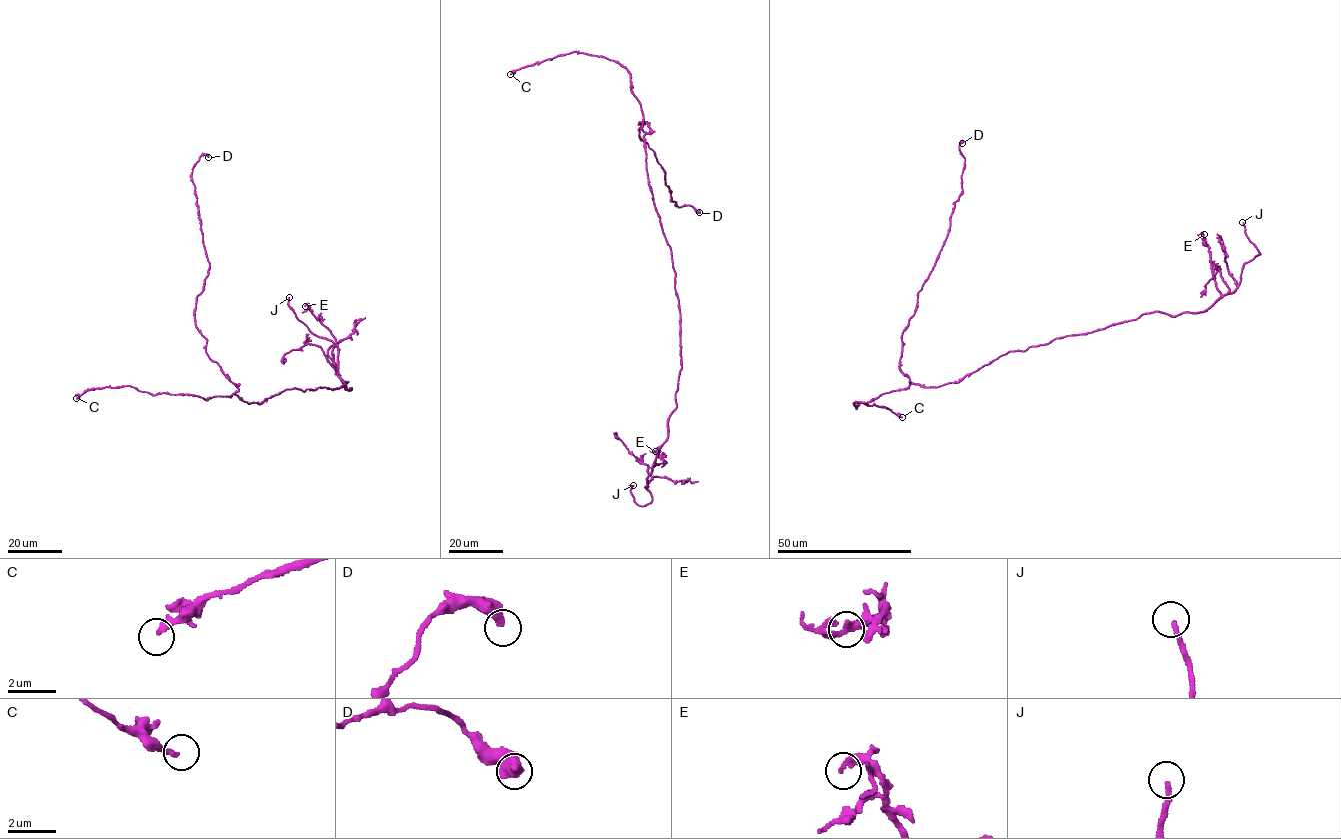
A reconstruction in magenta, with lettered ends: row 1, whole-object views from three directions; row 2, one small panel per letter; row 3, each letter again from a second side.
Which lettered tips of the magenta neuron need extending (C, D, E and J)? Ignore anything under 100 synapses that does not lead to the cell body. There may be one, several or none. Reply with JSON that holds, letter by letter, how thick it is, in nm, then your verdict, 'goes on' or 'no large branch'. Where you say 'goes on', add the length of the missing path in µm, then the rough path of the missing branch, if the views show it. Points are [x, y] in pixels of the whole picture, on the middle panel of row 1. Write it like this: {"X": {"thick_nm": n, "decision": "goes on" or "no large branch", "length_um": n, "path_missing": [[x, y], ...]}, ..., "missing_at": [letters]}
{"C": {"thick_nm": 240, "decision": "no large branch"}, "D": {"thick_nm": 480, "decision": "no large branch"}, "E": {"thick_nm": 200, "decision": "no large branch"}, "J": {"thick_nm": 190, "decision": "goes on", "length_um": 15, "path_missing": [[633, 485], [633, 480], [645, 472]]}, "missing_at": ["J"]}

